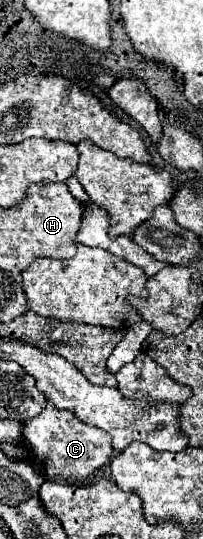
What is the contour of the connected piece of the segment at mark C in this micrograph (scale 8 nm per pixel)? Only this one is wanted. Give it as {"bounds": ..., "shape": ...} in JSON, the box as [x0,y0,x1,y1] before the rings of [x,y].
{"bounds":[22,404,112,482],"shape":[[[50,404],[38,418],[24,424],[22,434],[34,450],[34,464],[50,480],[60,478],[66,482],[86,482],[112,456],[108,434],[102,434],[102,430],[94,426],[86,426],[70,410],[58,410]]]}

